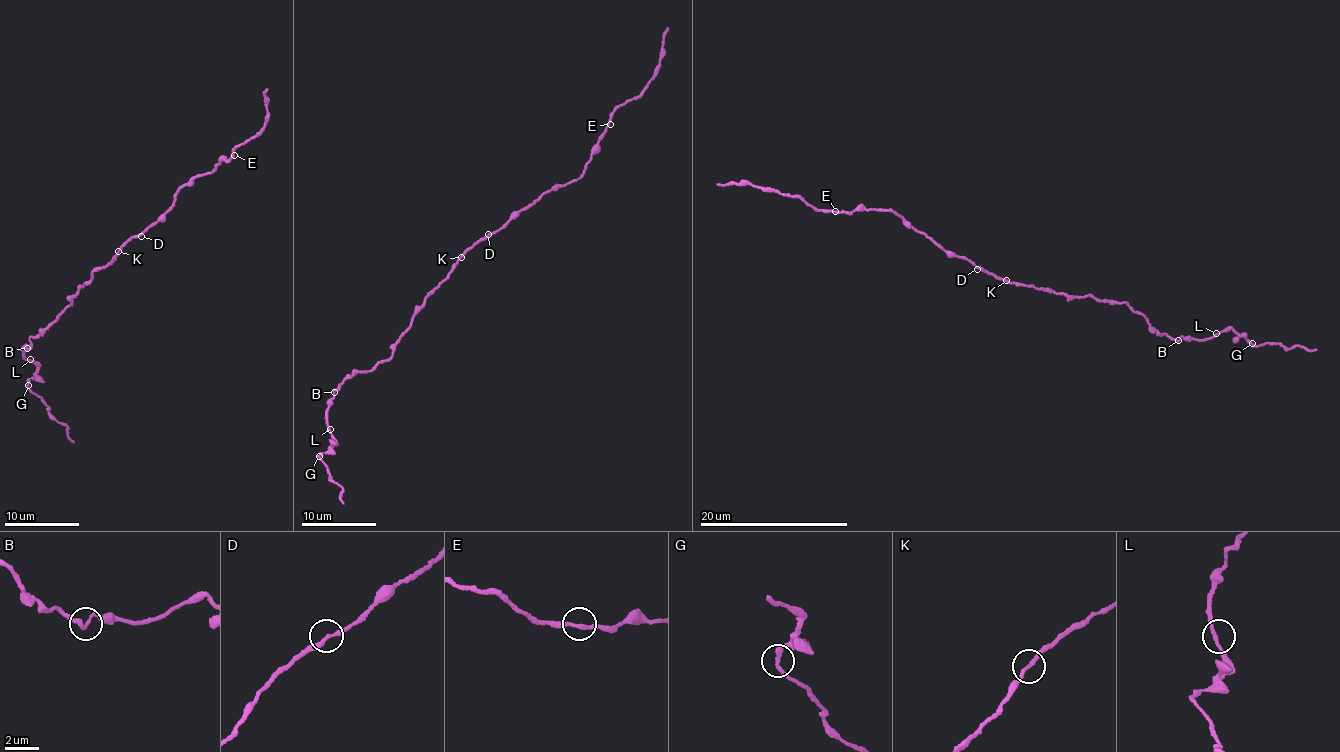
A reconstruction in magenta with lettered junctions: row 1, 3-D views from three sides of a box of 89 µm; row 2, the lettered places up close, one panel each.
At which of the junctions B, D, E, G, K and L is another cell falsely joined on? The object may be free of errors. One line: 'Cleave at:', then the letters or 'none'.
Cleave at: none

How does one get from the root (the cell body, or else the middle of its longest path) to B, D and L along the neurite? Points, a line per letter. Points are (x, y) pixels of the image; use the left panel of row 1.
B: (112, 258), (92, 273), (90, 281), (79, 288), (72, 303), (55, 321), (31, 338), (28, 348)
D: (112, 258), (131, 238), (141, 236)
L: (112, 258), (92, 273), (55, 321), (31, 338), (24, 353), (30, 359)

